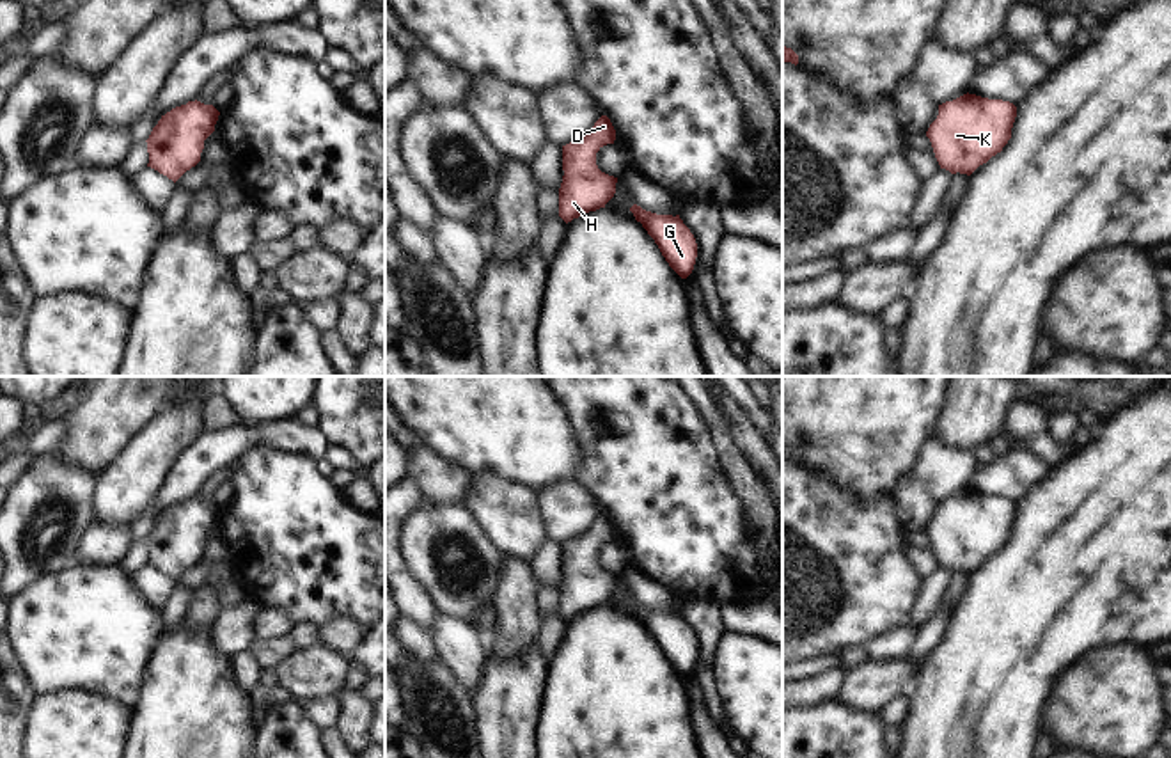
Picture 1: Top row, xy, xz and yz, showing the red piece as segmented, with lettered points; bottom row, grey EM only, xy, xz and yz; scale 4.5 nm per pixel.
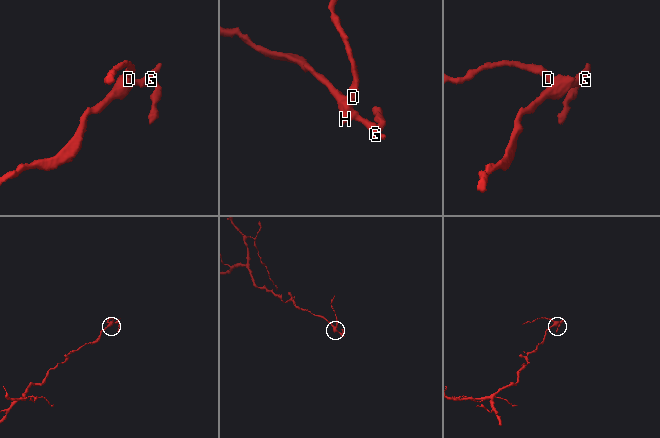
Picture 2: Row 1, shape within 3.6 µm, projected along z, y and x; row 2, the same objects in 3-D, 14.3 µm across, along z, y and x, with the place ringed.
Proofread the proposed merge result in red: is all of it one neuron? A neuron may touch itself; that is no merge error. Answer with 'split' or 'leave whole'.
leave whole

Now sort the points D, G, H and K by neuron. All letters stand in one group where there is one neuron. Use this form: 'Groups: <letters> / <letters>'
Groups: D G H K.

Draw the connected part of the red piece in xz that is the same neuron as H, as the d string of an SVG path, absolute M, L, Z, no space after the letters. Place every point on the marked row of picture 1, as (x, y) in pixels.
M601 115L580 140L562 146L562 183L559 188L559 217L568 224L589 211L605 208L616 193L617 178L601 172L596 153L614 144L616 130Z

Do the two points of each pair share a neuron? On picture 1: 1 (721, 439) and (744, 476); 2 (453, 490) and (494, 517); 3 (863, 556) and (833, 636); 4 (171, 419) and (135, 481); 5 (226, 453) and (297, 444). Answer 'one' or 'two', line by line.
1: one
2: two
3: one
4: one
5: one

